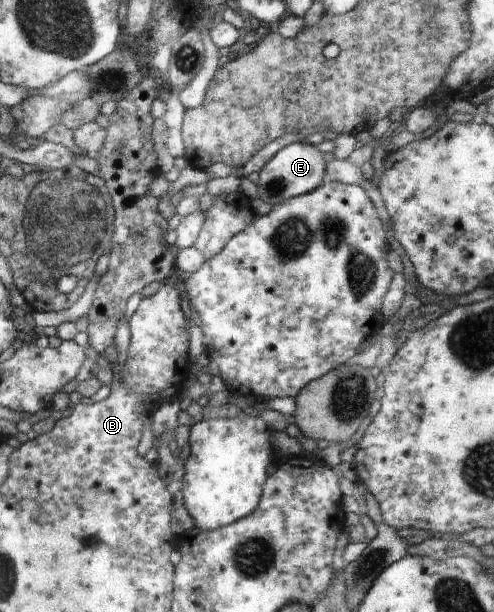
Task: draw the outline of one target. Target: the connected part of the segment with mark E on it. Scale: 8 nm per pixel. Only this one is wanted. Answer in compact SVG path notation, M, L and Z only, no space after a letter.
M305 142L289 144L281 148L260 171L257 182L259 199L273 205L316 191L317 186L321 184L323 172L325 172L325 160L315 146L307 146Z

